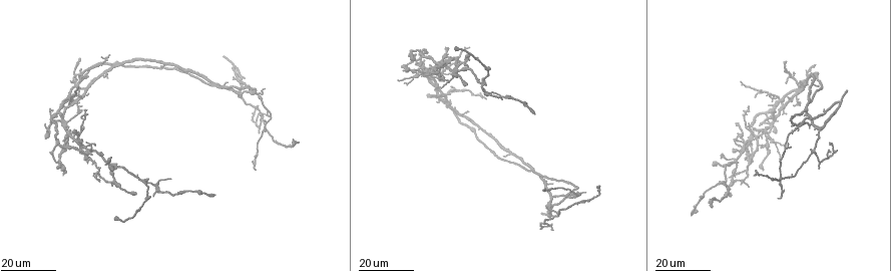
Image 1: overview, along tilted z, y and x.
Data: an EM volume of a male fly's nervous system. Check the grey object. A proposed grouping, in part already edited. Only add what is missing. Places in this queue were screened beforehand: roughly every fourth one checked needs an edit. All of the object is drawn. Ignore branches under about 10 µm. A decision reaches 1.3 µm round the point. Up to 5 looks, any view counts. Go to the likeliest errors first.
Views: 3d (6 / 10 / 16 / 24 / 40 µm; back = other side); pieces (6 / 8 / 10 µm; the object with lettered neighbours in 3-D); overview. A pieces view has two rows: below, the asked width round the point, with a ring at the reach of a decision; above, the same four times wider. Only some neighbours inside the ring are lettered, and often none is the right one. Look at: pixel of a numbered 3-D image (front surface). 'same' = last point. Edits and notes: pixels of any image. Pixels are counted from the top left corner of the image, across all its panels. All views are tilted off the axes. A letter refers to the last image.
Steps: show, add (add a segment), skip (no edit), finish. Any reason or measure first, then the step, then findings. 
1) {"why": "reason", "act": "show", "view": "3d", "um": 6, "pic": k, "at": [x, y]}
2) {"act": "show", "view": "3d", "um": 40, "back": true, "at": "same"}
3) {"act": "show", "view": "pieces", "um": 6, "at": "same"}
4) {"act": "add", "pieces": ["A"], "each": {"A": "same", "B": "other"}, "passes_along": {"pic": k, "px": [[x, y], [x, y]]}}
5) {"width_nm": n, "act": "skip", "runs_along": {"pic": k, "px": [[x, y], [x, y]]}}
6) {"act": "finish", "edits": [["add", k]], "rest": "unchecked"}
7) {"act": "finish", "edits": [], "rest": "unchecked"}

{"why": "free end", "act": "show", "view": "3d", "um": 24, "pic": 1, "at": [540, 213]}

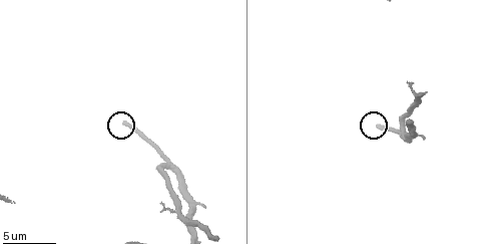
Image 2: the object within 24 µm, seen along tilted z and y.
{"act": "show", "view": "pieces", "um": 8, "pic": 2, "at": [124, 122]}

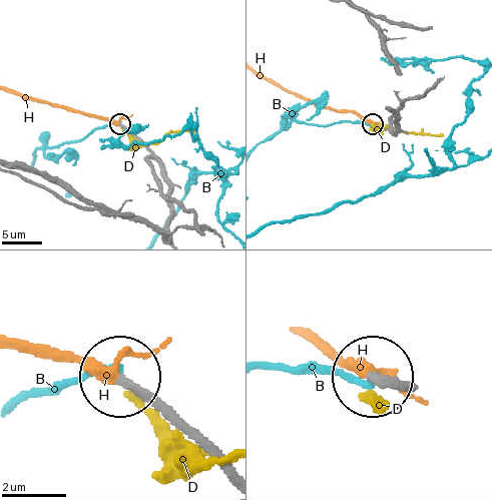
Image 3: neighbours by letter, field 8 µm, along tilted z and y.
{"act": "add", "pieces": ["H"], "each": {"B": "other", "D": "other", "H": "same"}, "found": "the neuron continues"}

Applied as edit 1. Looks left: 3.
{"why": "an open end", "act": "show", "view": "3d", "um": 24, "pic": 1, "at": [753, 127]}

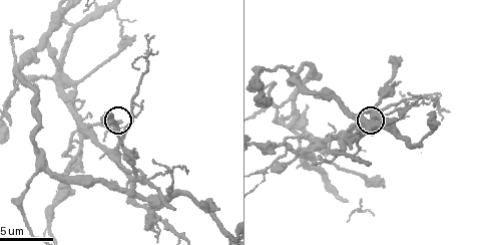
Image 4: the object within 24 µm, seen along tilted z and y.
{"why": "what lies round it", "act": "show", "view": "pieces", "um": 10, "pic": 4, "at": [120, 122]}

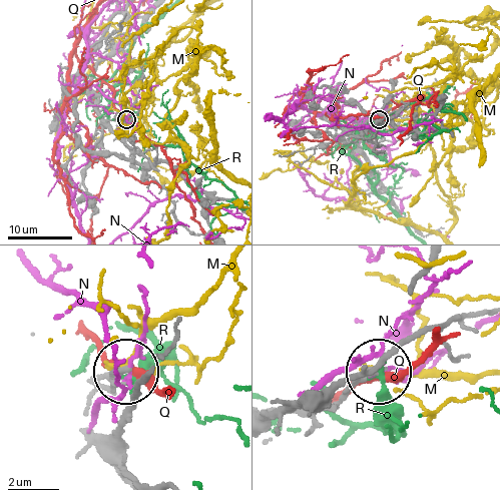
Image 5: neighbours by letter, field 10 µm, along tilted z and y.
{"act": "skip", "each": {"M": "other", "N": "other", "Q": "other", "R": "other"}, "found": "no lettered segment goes on from it"}

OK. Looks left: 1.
{"act": "finish", "edits": [["add", 3]], "rest": "unchecked"}

